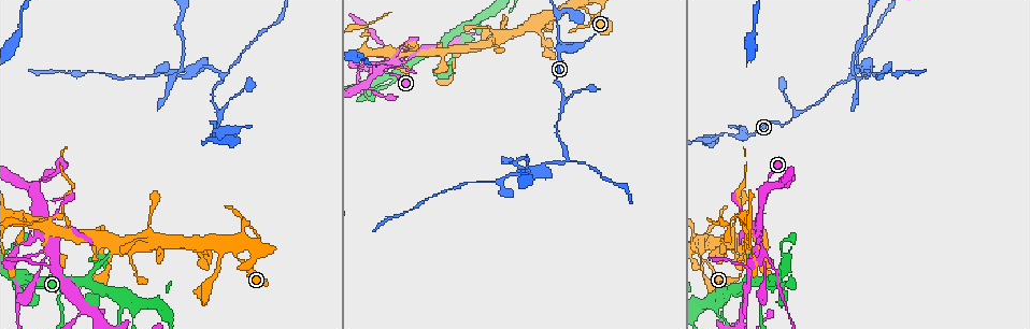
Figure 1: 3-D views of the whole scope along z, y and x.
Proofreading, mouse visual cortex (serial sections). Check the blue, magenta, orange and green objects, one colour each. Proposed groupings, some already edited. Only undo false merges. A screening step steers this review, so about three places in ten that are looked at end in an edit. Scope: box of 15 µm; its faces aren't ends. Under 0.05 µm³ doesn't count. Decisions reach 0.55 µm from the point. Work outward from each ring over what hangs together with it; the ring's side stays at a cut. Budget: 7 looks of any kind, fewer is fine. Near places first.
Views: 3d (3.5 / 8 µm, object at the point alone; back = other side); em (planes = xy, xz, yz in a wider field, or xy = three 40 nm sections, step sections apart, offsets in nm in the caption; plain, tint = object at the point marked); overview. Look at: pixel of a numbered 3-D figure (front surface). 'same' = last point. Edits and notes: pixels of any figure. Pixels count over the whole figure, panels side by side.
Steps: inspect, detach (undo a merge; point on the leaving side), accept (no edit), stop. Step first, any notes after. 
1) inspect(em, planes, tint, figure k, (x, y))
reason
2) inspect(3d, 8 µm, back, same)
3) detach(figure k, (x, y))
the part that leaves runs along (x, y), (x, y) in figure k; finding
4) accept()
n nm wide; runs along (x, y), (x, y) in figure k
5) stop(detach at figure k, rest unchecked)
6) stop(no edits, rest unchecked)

inspect(3d, 3.5 µm, figure 1, (98, 296))
sharp bend

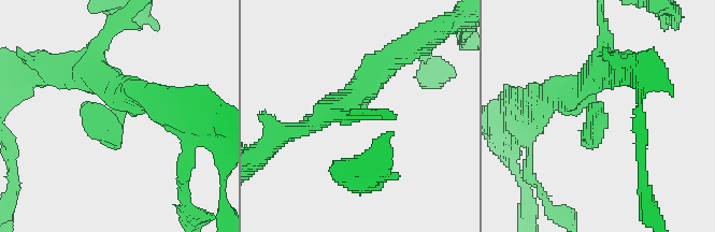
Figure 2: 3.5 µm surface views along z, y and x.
inspect(em, planes, tint, figure 2, (598, 113))
shape alone is not enough

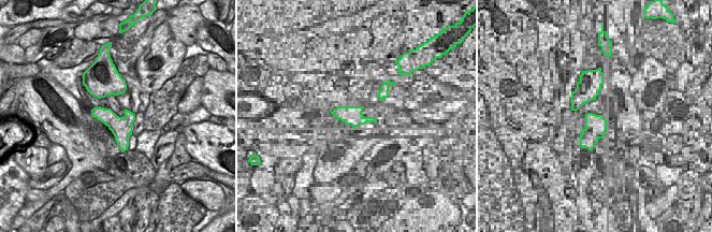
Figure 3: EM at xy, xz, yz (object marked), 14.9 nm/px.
inspect(em, xy, step 5, tint, same)

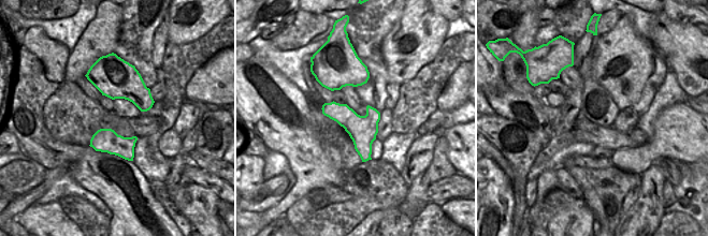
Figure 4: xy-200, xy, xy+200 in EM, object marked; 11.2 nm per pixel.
accept()
320 nm wide; runs along (83, 68), (123, 98), (116, 117), (83, 104) in figure 2; all the same cell

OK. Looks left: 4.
inspect(3d, 3.5 µm, figure 1, (220, 116))
three arms meet

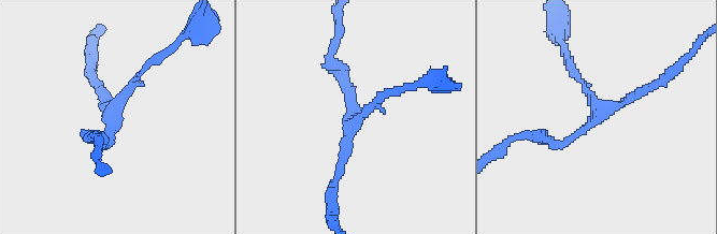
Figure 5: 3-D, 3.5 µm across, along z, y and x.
inspect(em, xy, step 1, tint, figure 5, (602, 109))
3 arms; arms of 100, 150, 150 nm

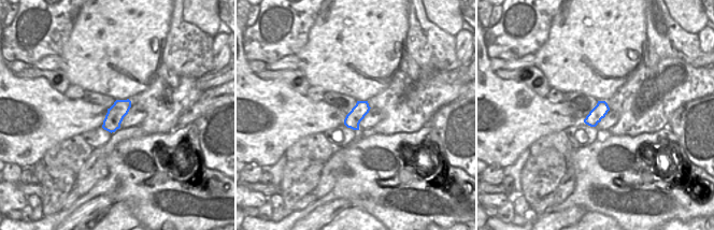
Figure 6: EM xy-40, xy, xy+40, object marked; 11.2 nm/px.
inspect(em, xy, step 3, tint, same)
another direction

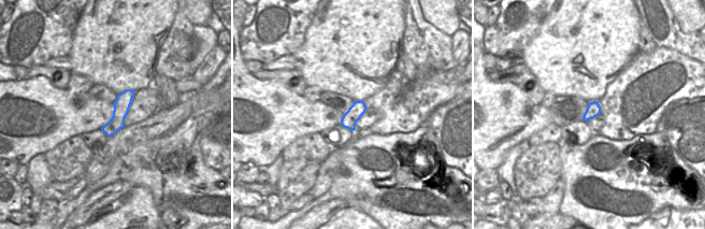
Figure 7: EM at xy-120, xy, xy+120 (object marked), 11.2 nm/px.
accept()
runs along (547, 141), (570, 141), (605, 107), (660, 82) in figure 5; continuous, no second cell

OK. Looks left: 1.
stop(no edits, rest unchecked)

